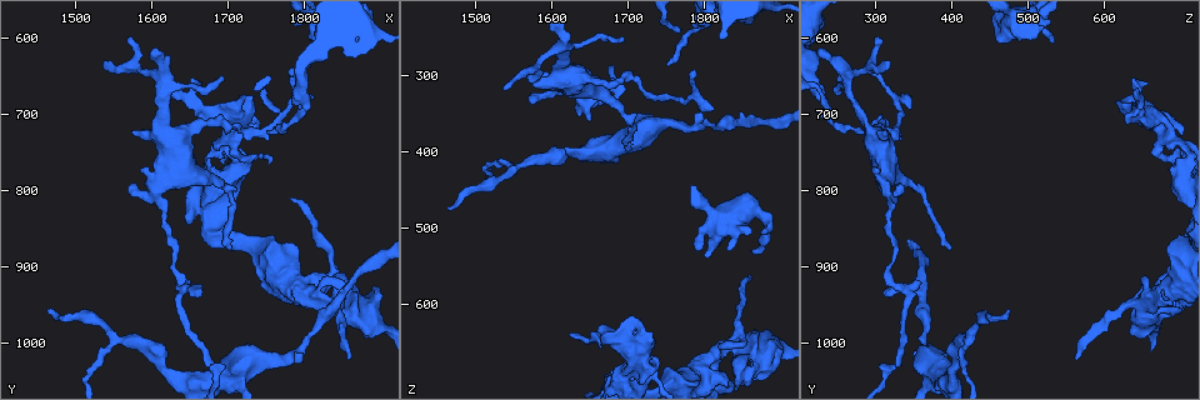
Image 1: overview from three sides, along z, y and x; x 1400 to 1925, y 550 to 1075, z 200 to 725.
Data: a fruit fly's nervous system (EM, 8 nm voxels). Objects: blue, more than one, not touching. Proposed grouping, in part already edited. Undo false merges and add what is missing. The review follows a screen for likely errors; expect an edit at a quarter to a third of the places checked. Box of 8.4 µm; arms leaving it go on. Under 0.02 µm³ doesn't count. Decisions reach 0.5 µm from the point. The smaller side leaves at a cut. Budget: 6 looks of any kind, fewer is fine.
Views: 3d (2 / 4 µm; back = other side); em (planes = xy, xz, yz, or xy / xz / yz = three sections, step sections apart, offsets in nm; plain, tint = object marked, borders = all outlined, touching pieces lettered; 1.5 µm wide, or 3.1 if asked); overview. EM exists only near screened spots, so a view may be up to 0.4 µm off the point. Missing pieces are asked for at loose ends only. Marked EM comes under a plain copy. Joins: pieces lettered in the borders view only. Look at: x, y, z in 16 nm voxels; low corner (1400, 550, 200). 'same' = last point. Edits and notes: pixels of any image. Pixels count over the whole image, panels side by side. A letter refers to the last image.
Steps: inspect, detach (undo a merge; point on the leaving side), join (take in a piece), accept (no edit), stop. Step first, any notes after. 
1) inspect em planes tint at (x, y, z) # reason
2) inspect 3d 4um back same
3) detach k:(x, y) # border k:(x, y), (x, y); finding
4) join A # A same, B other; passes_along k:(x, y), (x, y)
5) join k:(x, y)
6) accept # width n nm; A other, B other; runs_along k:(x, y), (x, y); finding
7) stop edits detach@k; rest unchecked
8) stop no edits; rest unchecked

inspect em planes tint at (1700, 750, 670) # an open end

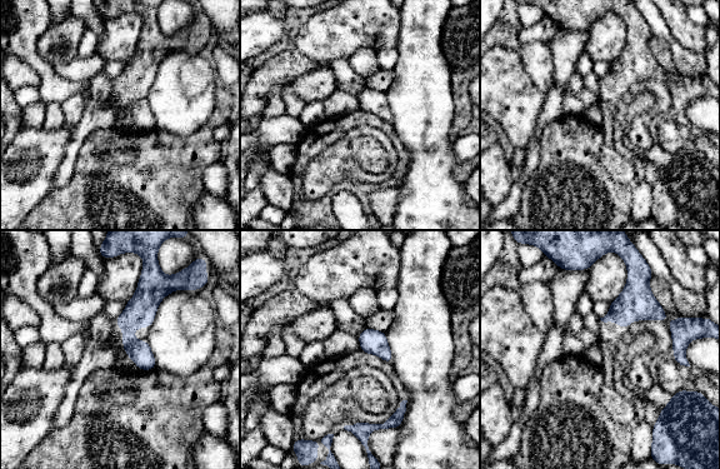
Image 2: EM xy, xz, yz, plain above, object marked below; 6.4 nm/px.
inspect em planes borders same

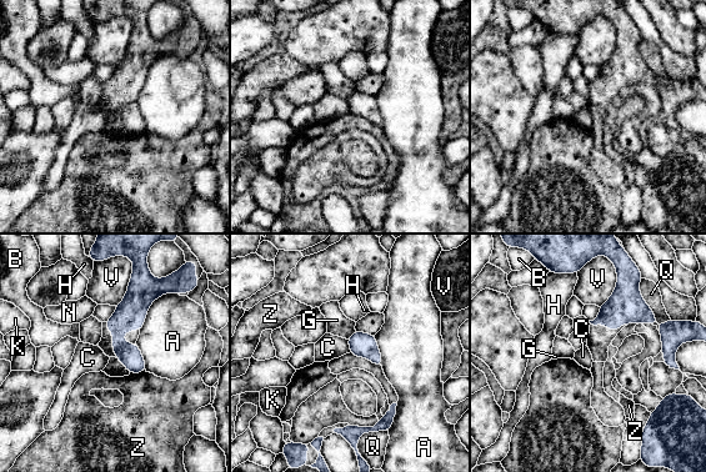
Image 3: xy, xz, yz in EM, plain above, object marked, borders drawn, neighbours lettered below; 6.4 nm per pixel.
detach 3:(130, 355) # longest_contact Q 320 nm; A other, B other, C other, G other, H other, K other, N other, Q other, V other, Z other; border 3:(123, 346), (115, 355); two neurons meet here

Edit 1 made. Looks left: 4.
inspect em planes borders at (1695, 650, 250) # thin end

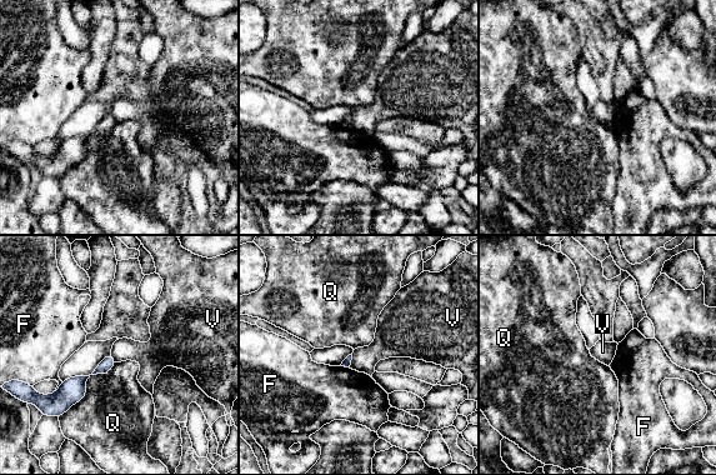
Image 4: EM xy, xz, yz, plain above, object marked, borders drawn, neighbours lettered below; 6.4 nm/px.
accept # F other, Q other, V other; border 4:(110, 354), (118, 361); no lettered piece goes on from it

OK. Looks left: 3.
inspect overview

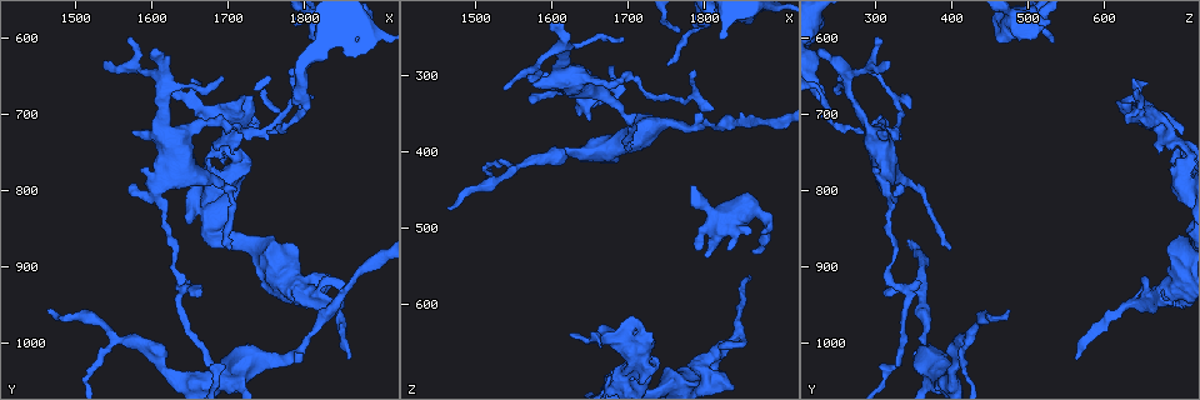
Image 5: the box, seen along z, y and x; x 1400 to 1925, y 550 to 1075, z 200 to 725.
inspect 3d 4um at (1655, 935, 310) # thin end

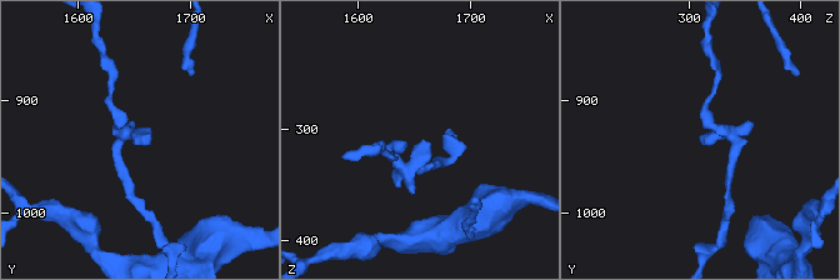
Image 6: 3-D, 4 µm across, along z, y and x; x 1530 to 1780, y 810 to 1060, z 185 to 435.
inspect em planes borders at (1656, 932, 310) # shape alone is not enough

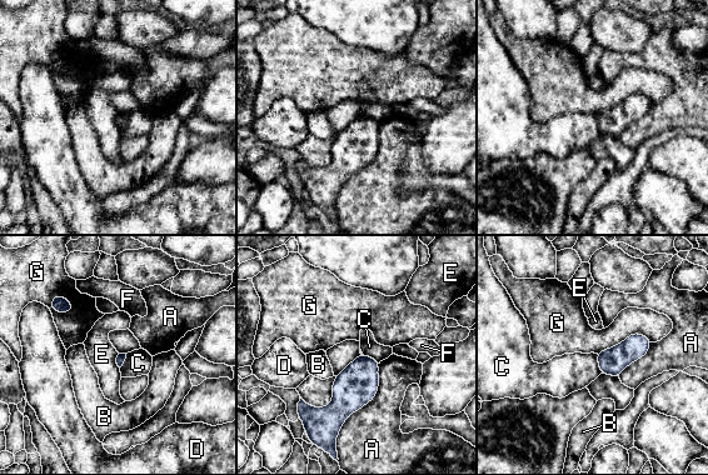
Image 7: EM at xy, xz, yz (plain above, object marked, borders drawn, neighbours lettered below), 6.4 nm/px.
accept # A other, B other, C other, D other, E other, F other, G other; border 7:(360, 354), (335, 376); none of them fits

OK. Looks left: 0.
stop edits detach@3; rest unchecked

